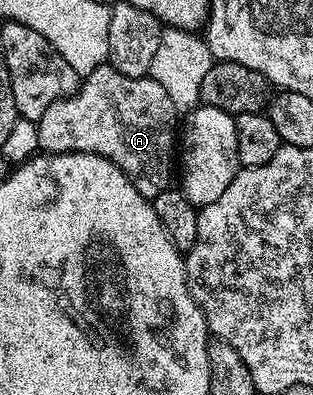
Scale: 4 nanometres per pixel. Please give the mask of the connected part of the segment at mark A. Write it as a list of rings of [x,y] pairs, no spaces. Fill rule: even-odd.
[[[102,64],[97,70],[93,70],[88,76],[82,77],[78,90],[71,96],[66,96],[60,100],[55,100],[53,106],[49,106],[49,110],[45,110],[45,114],[41,114],[39,119],[39,146],[44,153],[52,152],[92,152],[106,160],[112,160],[122,172],[129,178],[129,182],[133,182],[133,186],[137,186],[137,190],[149,201],[154,201],[157,194],[161,194],[166,188],[172,187],[171,180],[171,163],[177,160],[177,111],[173,106],[173,102],[169,100],[169,95],[157,83],[157,81],[142,76],[141,78],[129,78],[125,74],[121,74],[117,70],[113,70],[111,65]]]

